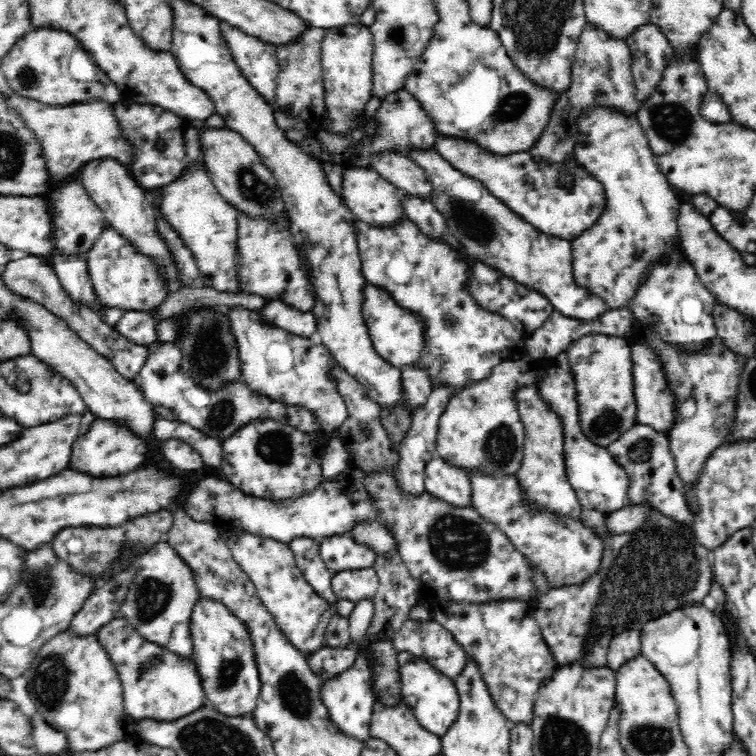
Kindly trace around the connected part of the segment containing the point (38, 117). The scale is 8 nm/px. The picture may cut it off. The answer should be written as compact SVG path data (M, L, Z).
M14 94L7 98L6 105L10 111L20 115L26 127L36 135L48 168L50 187L79 177L83 166L90 161L113 158L128 166L132 160L132 146L120 135L120 127L112 111L112 105L104 101L62 107Z

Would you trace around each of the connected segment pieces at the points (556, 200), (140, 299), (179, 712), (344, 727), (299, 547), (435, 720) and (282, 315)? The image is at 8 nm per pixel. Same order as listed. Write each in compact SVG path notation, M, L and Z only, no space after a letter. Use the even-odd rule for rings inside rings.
M438 136L435 148L444 159L446 159L454 168L479 180L492 196L496 196L506 206L509 206L517 215L536 227L545 235L554 235L555 237L574 241L588 228L594 226L600 215L604 212L605 207L605 190L604 185L591 175L576 160L571 159L568 162L536 162L532 153L529 151L515 152L509 155L497 155L482 149L480 146L466 140L460 140L454 137ZM562 172L568 172L573 176L573 186L569 189L558 185L558 176Z
M112 227L104 229L84 257L96 300L108 311L150 311L160 306L166 299L166 292L170 292L170 287L164 285L158 275L158 265L140 254Z
M116 616L110 621L95 635L116 668L124 692L123 705L133 719L172 722L206 706L202 681L191 658L182 659L168 649L145 641L126 619Z
M362 654L355 657L353 666L336 678L323 683L321 699L330 715L330 720L345 735L363 743L370 736L372 715L374 712L375 694L372 690L372 668Z
M295 538L289 545L294 553L296 566L300 568L308 584L332 607L336 608L337 596L331 587L332 571L320 556L318 541L312 538Z
M399 652L396 656L396 663L398 663L398 675L400 675L401 698L410 707L412 714L418 719L422 728L441 737L454 724L454 720L458 716L460 697L455 681L448 679L426 661L410 656L409 652Z
M268 301L260 310L256 310L256 313L264 322L298 336L309 338L316 336L316 317L311 311L300 312L282 301Z

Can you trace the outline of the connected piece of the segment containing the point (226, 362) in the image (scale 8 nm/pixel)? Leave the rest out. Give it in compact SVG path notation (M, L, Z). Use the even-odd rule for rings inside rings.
M200 306L176 314L173 318L180 327L180 336L173 342L180 348L183 357L181 369L195 386L218 392L241 381L244 373L240 363L240 349L227 312L219 311L213 306Z

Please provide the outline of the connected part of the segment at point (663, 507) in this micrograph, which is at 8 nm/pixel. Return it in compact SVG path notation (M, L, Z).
M636 424L620 438L607 446L614 460L626 471L629 479L628 501L634 505L648 504L662 514L693 526L692 513L688 512L684 481L678 476L675 458L669 449L669 436L666 432Z

